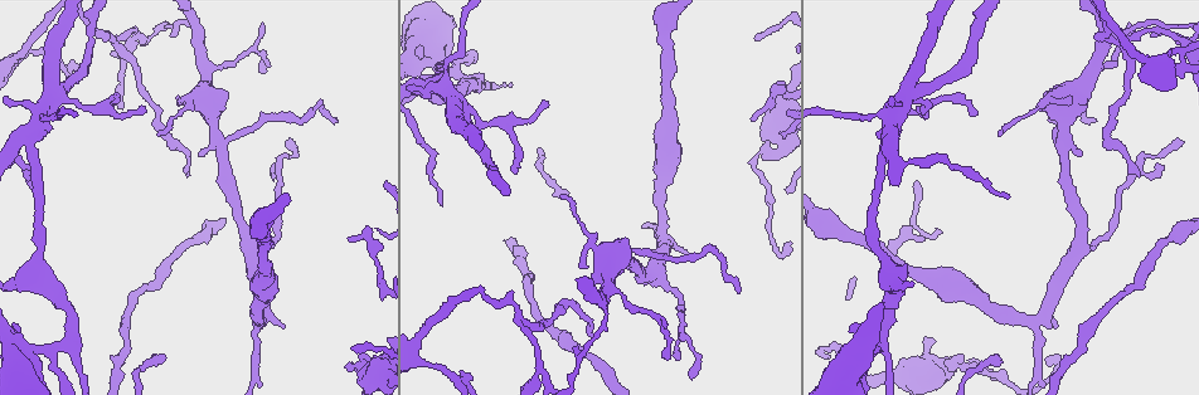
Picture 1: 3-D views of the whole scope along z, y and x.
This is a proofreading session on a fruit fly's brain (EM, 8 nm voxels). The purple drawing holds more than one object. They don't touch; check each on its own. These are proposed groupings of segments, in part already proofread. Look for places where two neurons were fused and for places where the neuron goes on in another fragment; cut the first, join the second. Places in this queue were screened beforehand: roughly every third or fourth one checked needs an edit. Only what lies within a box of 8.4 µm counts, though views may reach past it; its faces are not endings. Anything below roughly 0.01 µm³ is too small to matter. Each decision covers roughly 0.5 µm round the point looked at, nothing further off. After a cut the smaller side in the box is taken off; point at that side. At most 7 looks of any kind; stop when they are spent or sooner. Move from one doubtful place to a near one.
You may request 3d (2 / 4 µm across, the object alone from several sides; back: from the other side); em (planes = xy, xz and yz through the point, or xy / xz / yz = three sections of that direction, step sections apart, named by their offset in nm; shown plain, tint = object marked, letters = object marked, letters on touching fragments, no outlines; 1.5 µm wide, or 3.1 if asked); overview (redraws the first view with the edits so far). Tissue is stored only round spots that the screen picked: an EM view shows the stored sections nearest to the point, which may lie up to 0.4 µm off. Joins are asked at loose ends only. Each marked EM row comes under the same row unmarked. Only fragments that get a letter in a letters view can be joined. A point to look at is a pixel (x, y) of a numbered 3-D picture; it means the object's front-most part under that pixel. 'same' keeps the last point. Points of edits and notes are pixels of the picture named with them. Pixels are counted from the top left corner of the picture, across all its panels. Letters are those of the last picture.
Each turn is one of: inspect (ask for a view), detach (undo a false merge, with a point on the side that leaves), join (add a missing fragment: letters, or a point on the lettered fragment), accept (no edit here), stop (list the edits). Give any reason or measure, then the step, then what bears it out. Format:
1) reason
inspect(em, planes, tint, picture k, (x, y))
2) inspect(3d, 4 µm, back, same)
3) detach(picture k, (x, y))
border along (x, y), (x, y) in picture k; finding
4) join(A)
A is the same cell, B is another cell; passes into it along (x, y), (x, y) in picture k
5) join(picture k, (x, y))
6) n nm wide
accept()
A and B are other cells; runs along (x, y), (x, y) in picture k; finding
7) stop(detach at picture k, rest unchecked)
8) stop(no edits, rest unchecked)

arms part here
inspect(em, planes, tint, picture 1, (517, 323))

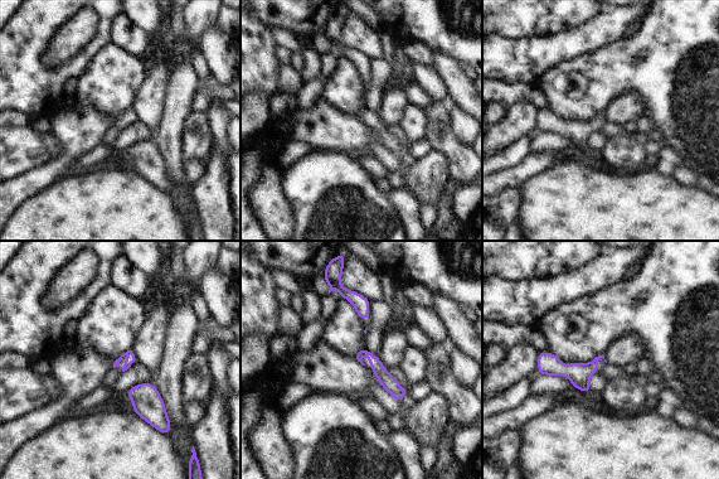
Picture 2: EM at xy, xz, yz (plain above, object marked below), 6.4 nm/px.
see the neighbours
inspect(em, planes, letters, same)

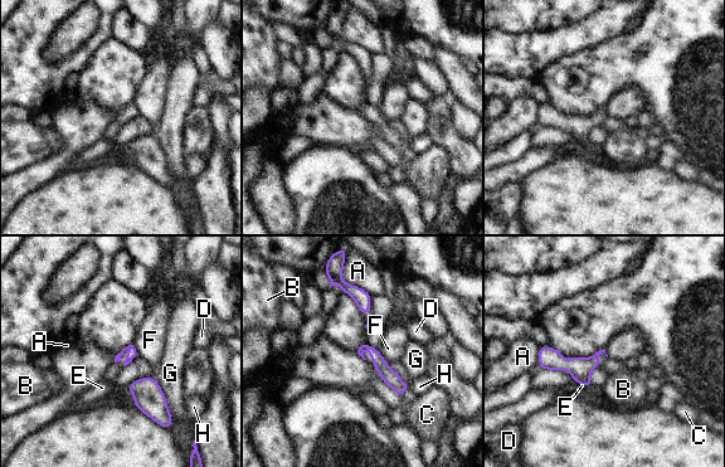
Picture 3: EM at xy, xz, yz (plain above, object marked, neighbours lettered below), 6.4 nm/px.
accept()
A, B, C, D, E, F, G and H are other cells; runs along (373, 351), (382, 368), (403, 388) in picture 3; all the same neuron

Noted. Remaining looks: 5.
thick turns thin
inspect(em, xz, step 4, letters, picture 1, (1105, 42))

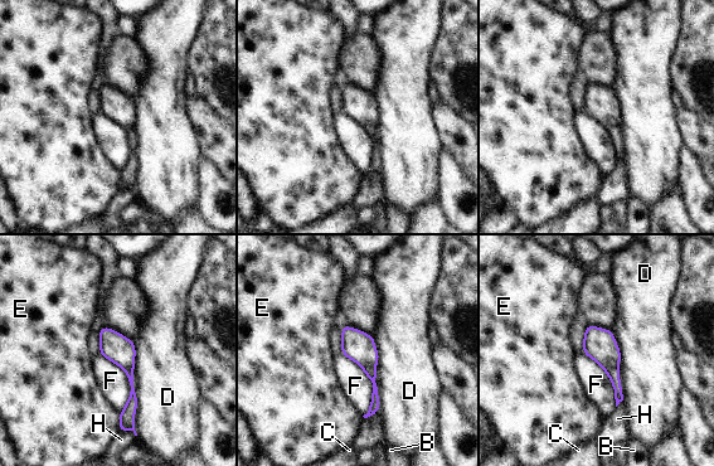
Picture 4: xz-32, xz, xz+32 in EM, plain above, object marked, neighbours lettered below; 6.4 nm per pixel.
accept()
B, C, D, E, F and H are other cells; border along (341, 354), (370, 380), (363, 416) in picture 4; one neuron here

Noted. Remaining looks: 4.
long arm stops here
inspect(em, yz, step 8, letters, picture 1, (331, 118))

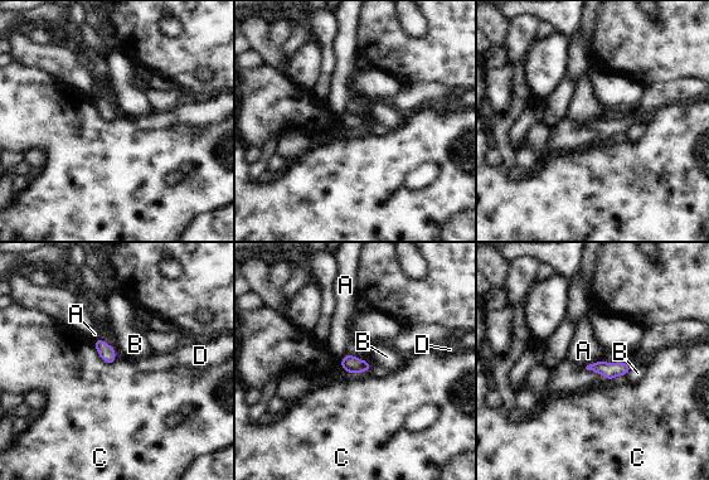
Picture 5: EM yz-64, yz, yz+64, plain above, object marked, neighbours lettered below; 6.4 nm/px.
inspect(em, planes, letters, same)

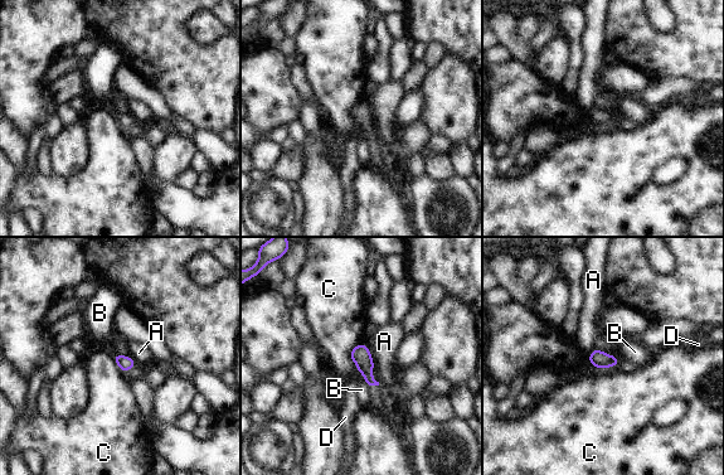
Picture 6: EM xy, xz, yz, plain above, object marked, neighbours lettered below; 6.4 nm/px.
accept()
A, B, C and D are other cells; border along (363, 342), (370, 353), (374, 369) in picture 6; no lettered fragment goes on from it

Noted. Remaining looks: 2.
stop(no edits, rest unchecked)

